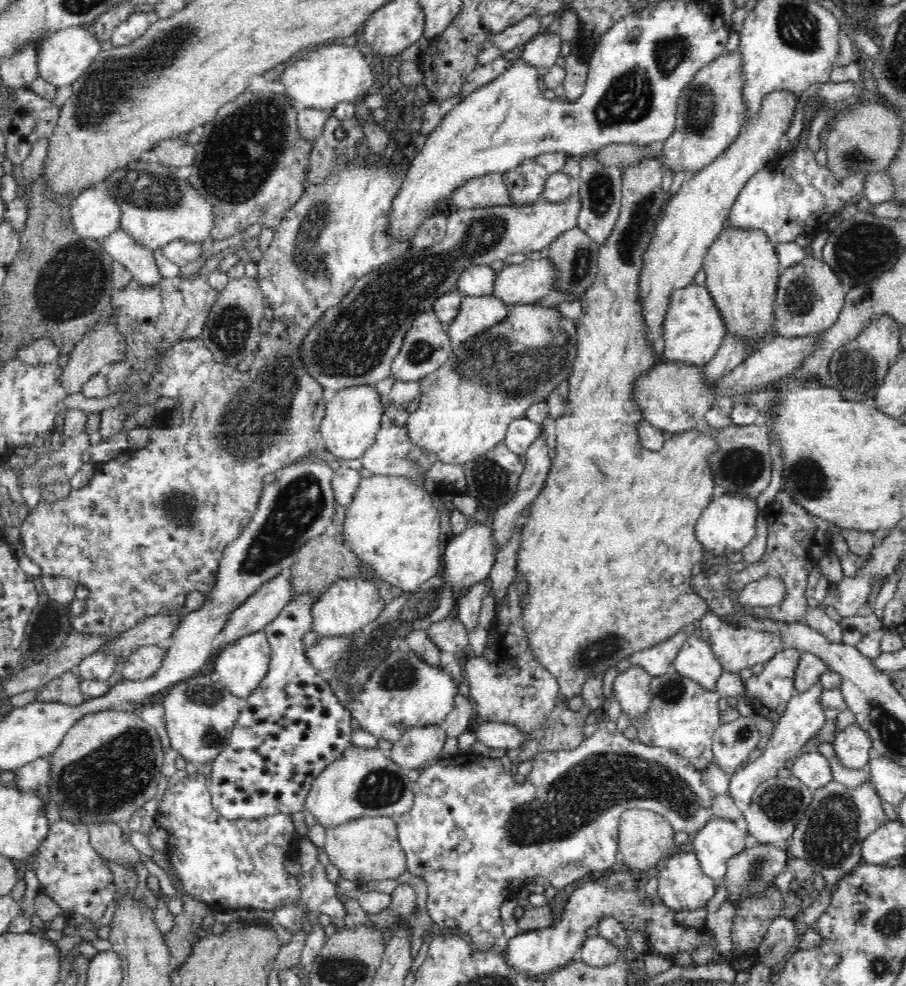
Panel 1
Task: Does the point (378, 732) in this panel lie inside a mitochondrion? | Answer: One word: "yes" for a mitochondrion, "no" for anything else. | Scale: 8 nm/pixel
no

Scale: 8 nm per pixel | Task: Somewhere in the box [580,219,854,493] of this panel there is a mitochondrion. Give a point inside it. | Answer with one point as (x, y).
(740, 468)

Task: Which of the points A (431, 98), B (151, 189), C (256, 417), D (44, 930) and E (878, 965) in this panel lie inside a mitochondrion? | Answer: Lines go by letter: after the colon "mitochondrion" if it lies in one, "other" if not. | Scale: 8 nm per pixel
A: other
B: mitochondrion
C: mitochondrion
D: other
E: mitochondrion

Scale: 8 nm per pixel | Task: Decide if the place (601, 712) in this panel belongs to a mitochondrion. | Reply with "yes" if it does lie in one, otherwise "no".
no

